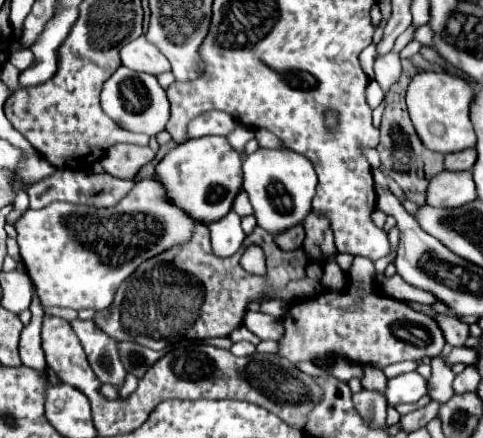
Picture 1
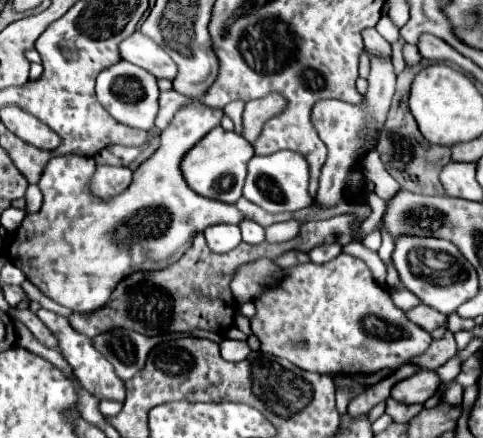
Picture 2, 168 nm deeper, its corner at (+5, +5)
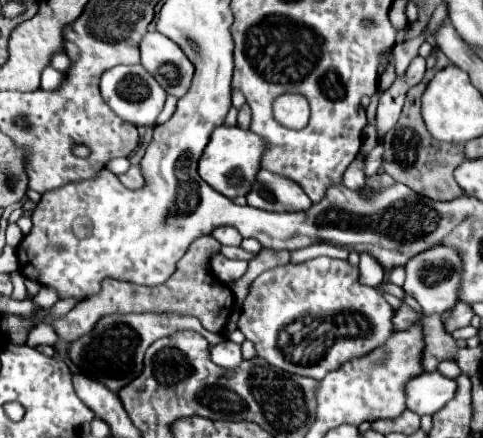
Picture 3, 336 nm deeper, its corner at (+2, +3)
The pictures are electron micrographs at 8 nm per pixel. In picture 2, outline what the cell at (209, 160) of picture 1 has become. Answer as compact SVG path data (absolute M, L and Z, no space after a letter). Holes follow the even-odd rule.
M216 126L184 156L182 172L190 188L194 188L194 192L214 200L222 200L226 204L236 204L236 200L242 196L246 164L250 156L254 156L254 150L248 140L244 140L236 132L228 132L222 126Z

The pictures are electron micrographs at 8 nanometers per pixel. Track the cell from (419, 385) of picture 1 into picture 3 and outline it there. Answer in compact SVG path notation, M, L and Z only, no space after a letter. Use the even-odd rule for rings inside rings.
M439 372L419 374L419 378L407 382L407 408L419 416L435 414L455 396L455 390L455 380Z

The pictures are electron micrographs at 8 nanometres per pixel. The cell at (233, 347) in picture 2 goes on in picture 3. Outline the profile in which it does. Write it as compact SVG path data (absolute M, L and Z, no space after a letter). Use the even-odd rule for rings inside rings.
M223 340L221 344L211 346L211 360L223 368L237 368L243 362L241 346L231 340Z

